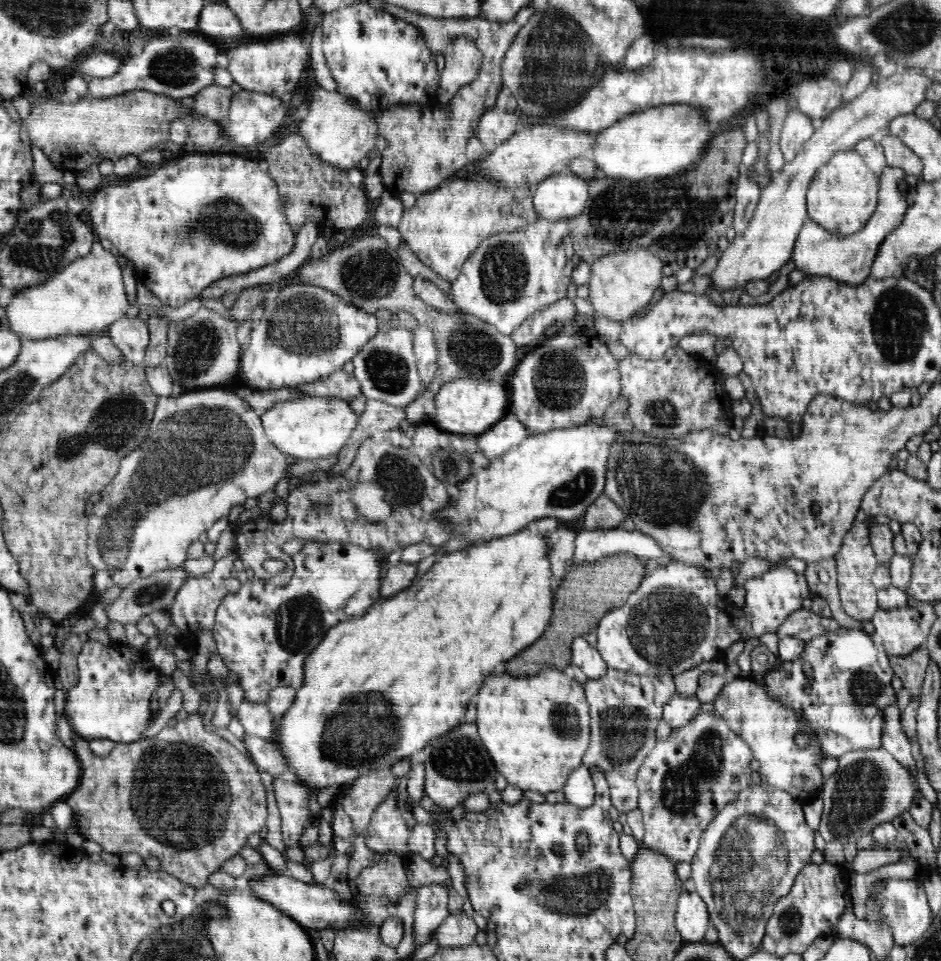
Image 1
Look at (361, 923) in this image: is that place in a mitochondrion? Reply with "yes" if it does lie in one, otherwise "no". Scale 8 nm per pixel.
no

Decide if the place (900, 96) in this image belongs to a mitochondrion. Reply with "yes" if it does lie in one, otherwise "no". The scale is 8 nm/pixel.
no

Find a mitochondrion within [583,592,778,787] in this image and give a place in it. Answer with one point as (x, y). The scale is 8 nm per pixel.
(623, 733)

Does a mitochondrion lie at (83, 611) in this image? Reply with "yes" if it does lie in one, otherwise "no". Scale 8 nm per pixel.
no

